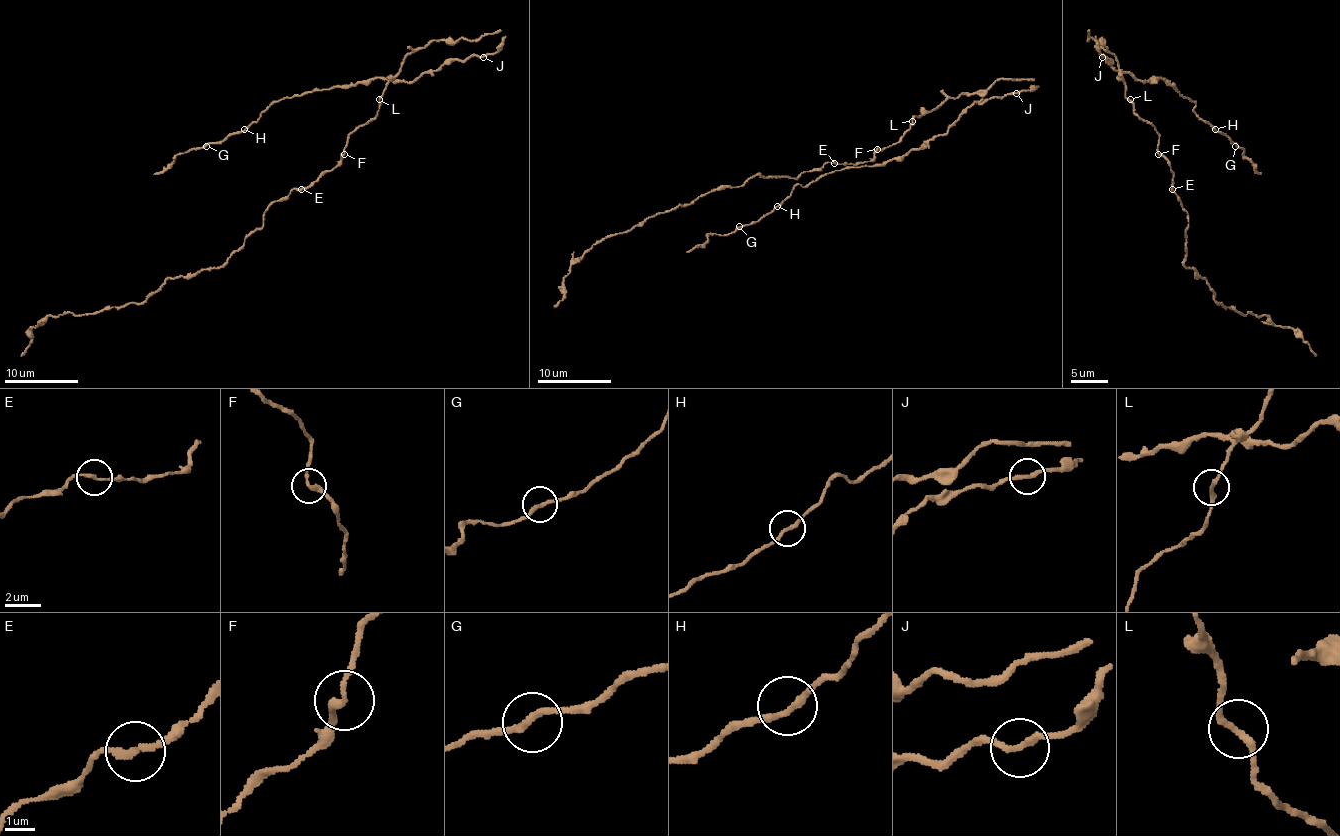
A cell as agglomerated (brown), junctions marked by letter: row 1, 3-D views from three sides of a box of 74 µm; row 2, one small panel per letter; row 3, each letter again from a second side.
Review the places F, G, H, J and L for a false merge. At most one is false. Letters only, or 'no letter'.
no letter

